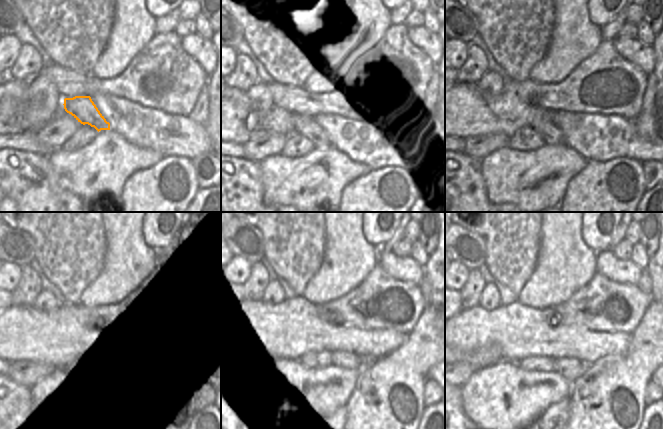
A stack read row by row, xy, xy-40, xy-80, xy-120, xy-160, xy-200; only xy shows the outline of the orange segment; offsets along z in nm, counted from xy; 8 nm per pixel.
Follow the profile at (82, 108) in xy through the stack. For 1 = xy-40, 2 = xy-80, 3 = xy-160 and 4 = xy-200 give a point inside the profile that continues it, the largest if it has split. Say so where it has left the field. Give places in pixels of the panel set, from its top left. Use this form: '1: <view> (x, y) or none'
1: xy-40 (325, 126)
2: xy-80 (551, 133)
3: xy-160 (346, 360)
4: xy-200 (571, 368)

